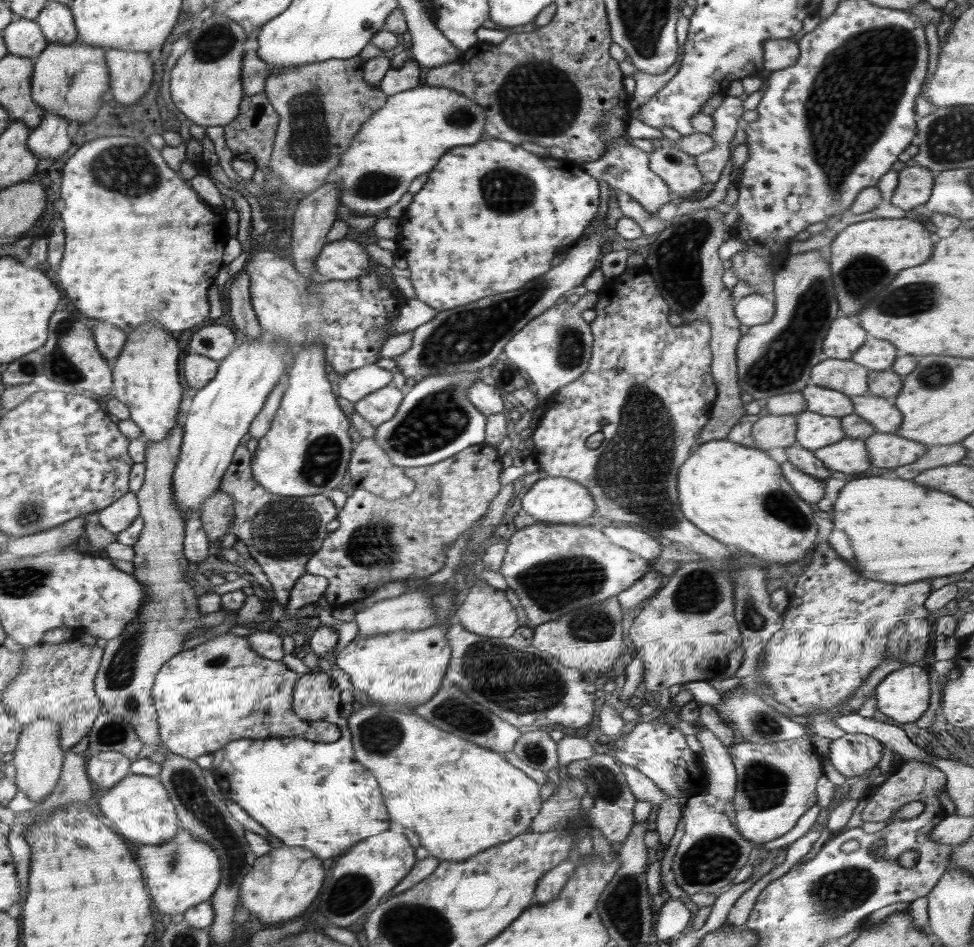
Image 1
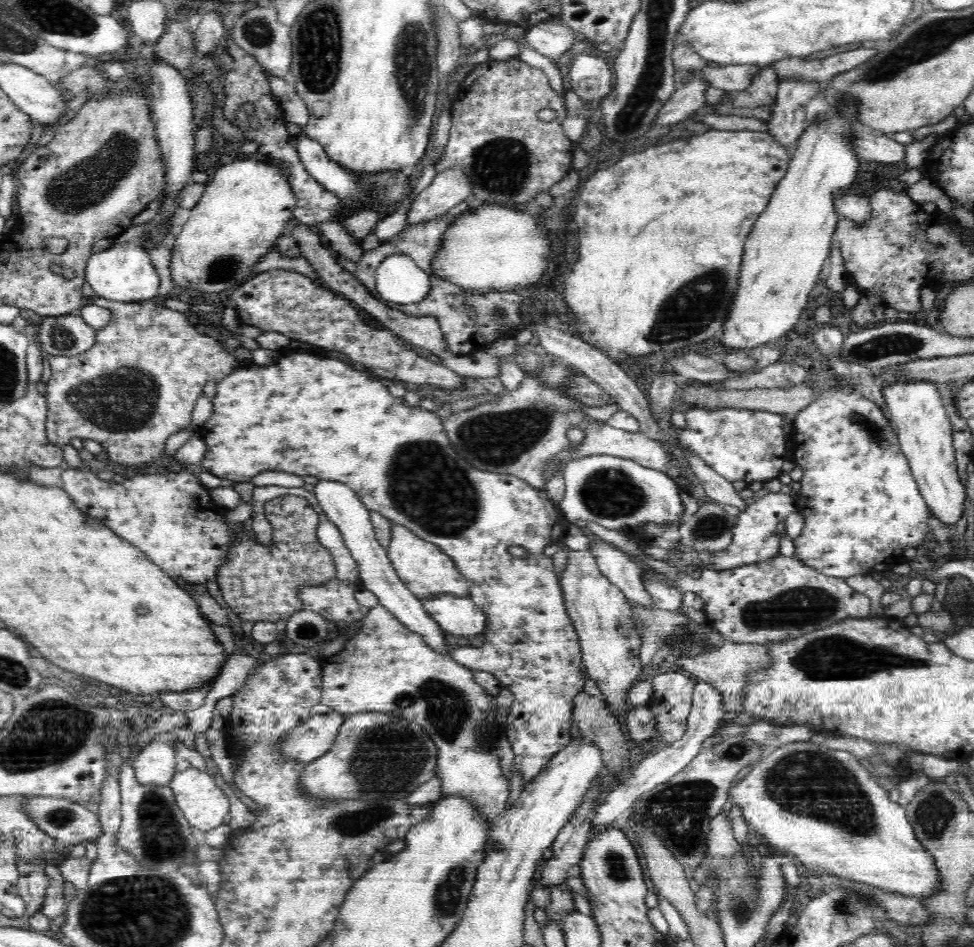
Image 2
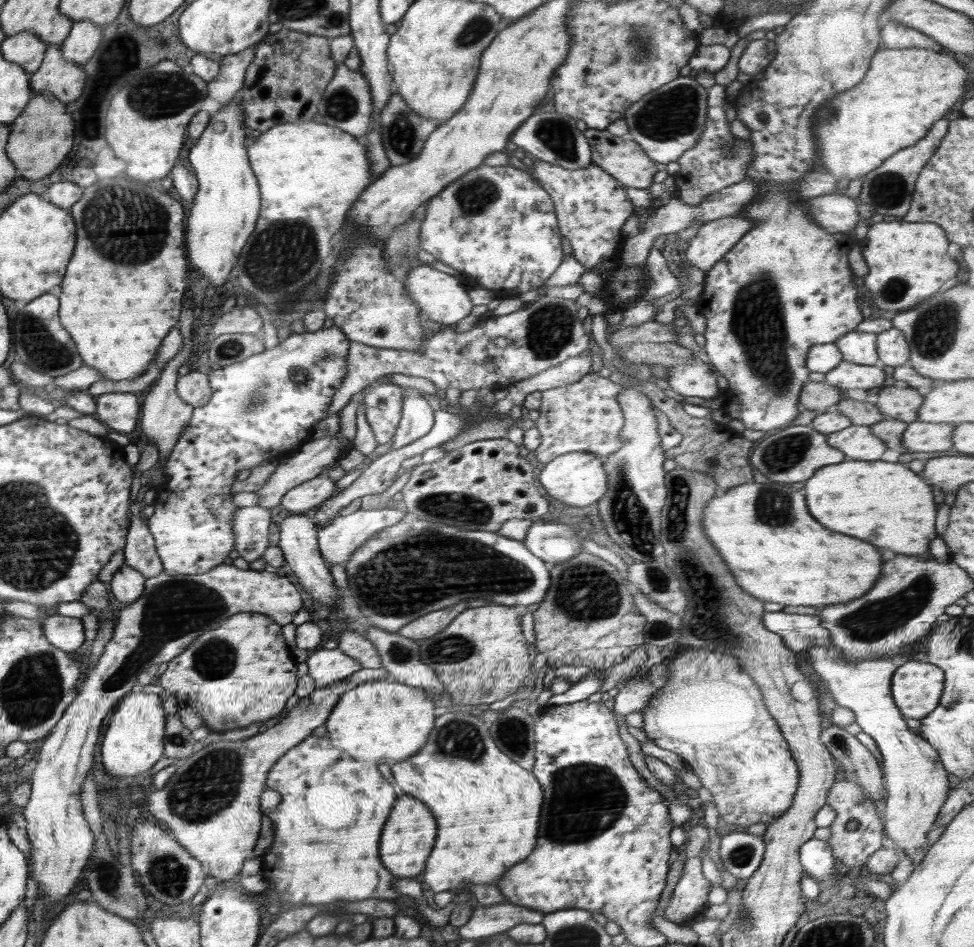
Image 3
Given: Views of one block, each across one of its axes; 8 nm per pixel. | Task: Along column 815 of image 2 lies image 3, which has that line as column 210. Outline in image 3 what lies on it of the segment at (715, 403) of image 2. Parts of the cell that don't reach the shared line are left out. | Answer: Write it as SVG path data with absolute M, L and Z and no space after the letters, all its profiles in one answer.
M189 370L184 376L179 377L176 392L193 408L204 406L212 398L209 376L199 371Z

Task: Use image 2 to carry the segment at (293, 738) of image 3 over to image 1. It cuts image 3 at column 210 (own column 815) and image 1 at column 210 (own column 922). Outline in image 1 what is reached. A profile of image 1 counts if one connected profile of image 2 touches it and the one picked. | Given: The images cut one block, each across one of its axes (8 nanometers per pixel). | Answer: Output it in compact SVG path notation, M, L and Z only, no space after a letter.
M181 827L172 838L164 844L134 844L138 850L140 862L144 862L147 886L150 888L151 897L155 901L156 910L162 915L183 914L189 908L210 900L217 886L220 884L220 859L216 851L203 840L196 840L188 831Z

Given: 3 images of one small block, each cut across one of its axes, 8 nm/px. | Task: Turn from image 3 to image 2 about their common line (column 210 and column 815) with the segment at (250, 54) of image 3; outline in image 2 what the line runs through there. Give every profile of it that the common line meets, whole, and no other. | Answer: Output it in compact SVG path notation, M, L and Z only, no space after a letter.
M798 78L781 80L776 102L770 109L771 119L766 120L768 134L789 149L797 144L808 126L806 105L820 92L821 86L816 82L804 82Z

